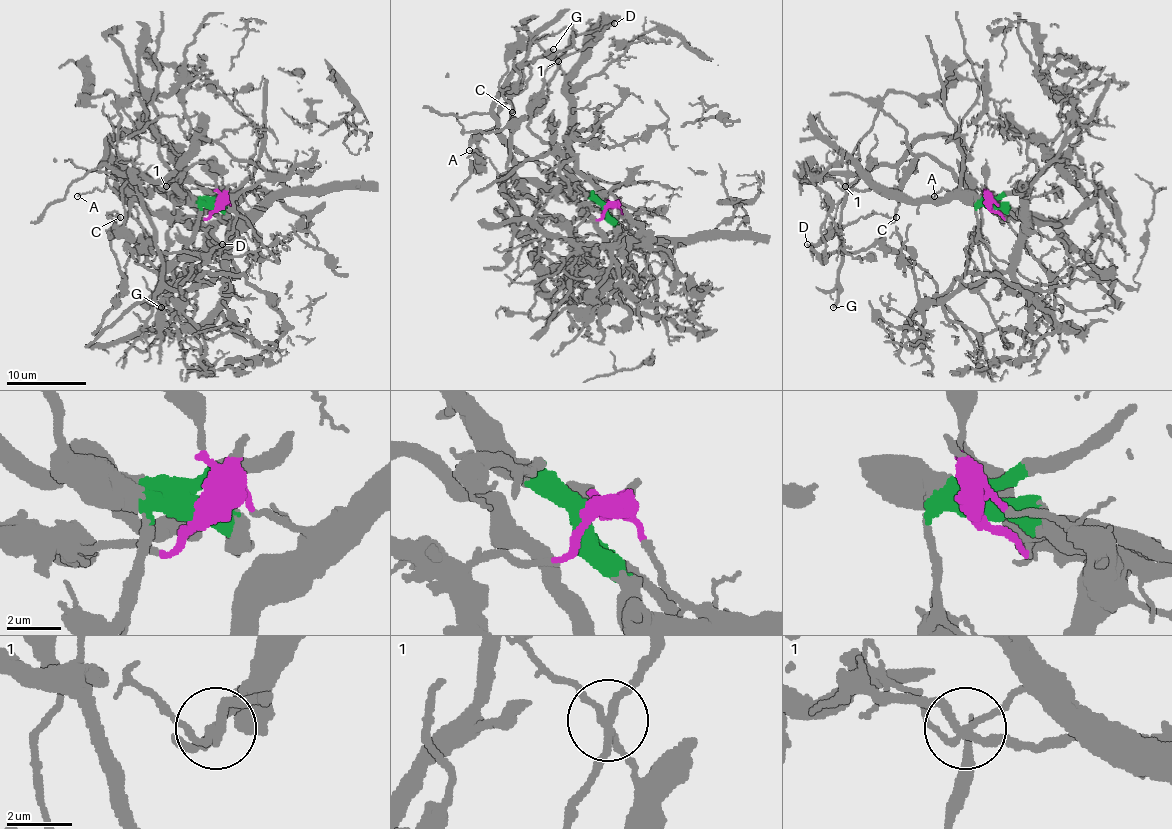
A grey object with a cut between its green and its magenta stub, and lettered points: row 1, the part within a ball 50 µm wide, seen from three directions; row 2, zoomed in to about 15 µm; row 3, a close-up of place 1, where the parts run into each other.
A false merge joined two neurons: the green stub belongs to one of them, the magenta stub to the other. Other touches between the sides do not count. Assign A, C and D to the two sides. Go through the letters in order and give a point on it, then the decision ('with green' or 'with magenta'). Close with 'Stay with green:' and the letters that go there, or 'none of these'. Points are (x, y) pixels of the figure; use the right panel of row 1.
A: (934, 196) | with magenta
C: (896, 217) | with green
D: (807, 244) | with magenta
Stay with green: C

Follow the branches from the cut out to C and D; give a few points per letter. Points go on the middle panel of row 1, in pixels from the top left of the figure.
C: (606, 206), (566, 166), (568, 80), (555, 58), (535, 42), (519, 72), (513, 50), (499, 84), (513, 112)
D: (606, 206), (638, 238), (610, 220), (588, 176), (543, 154), (551, 148), (529, 126), (543, 74), (614, 22)

